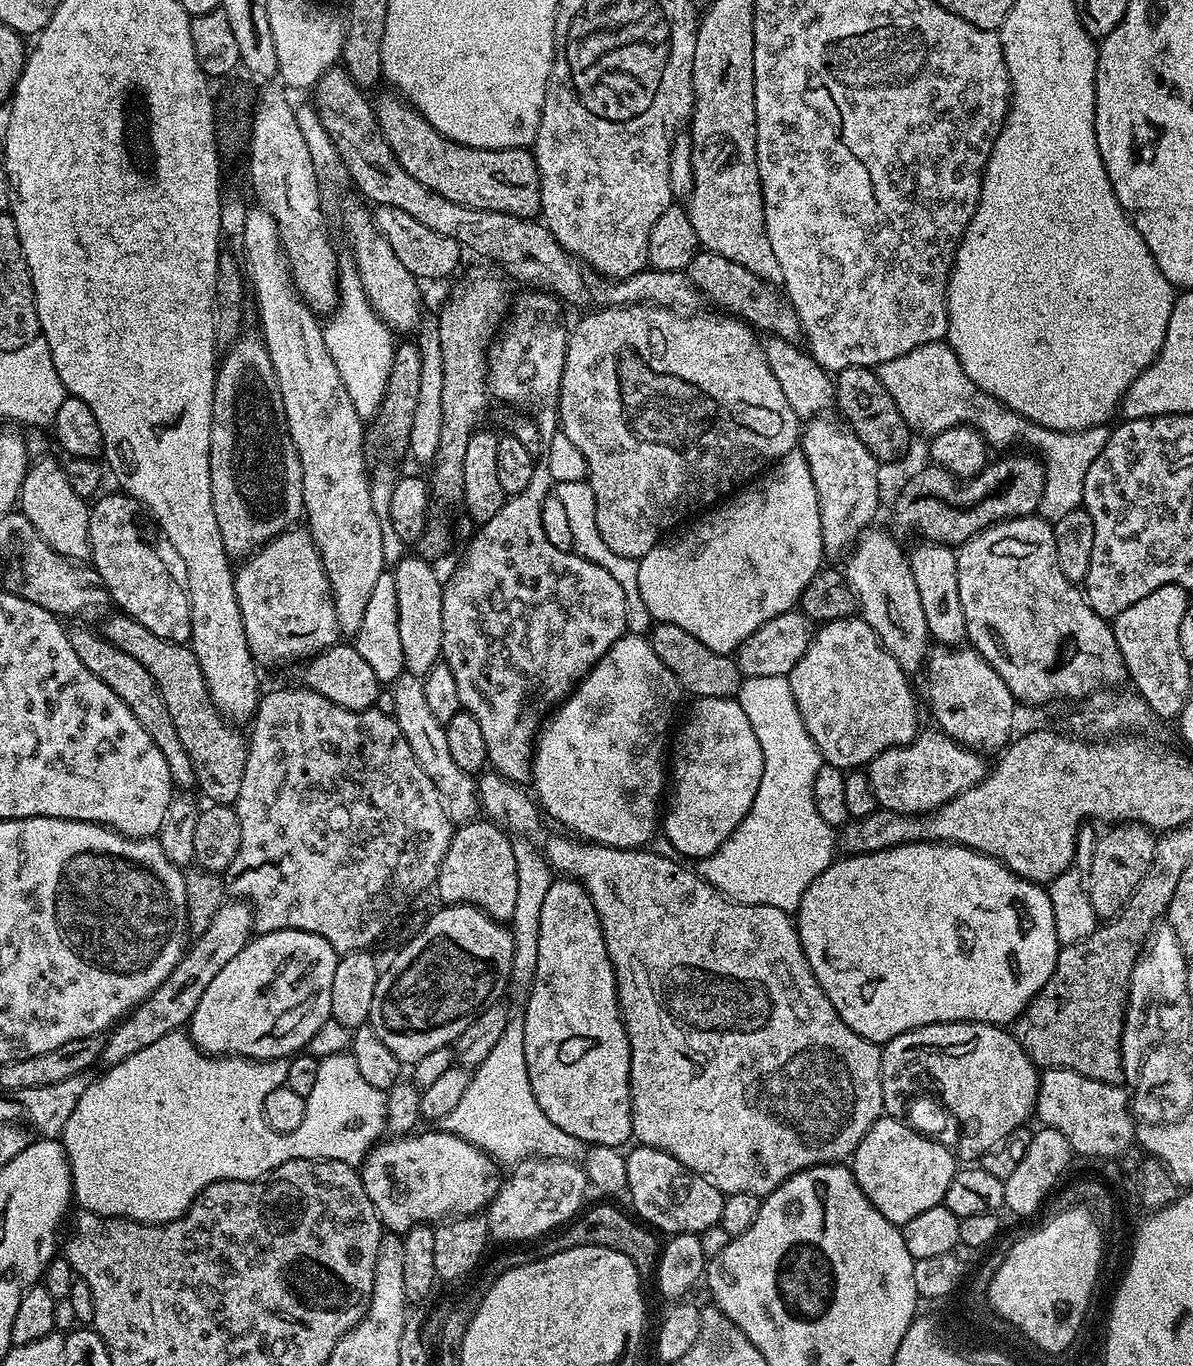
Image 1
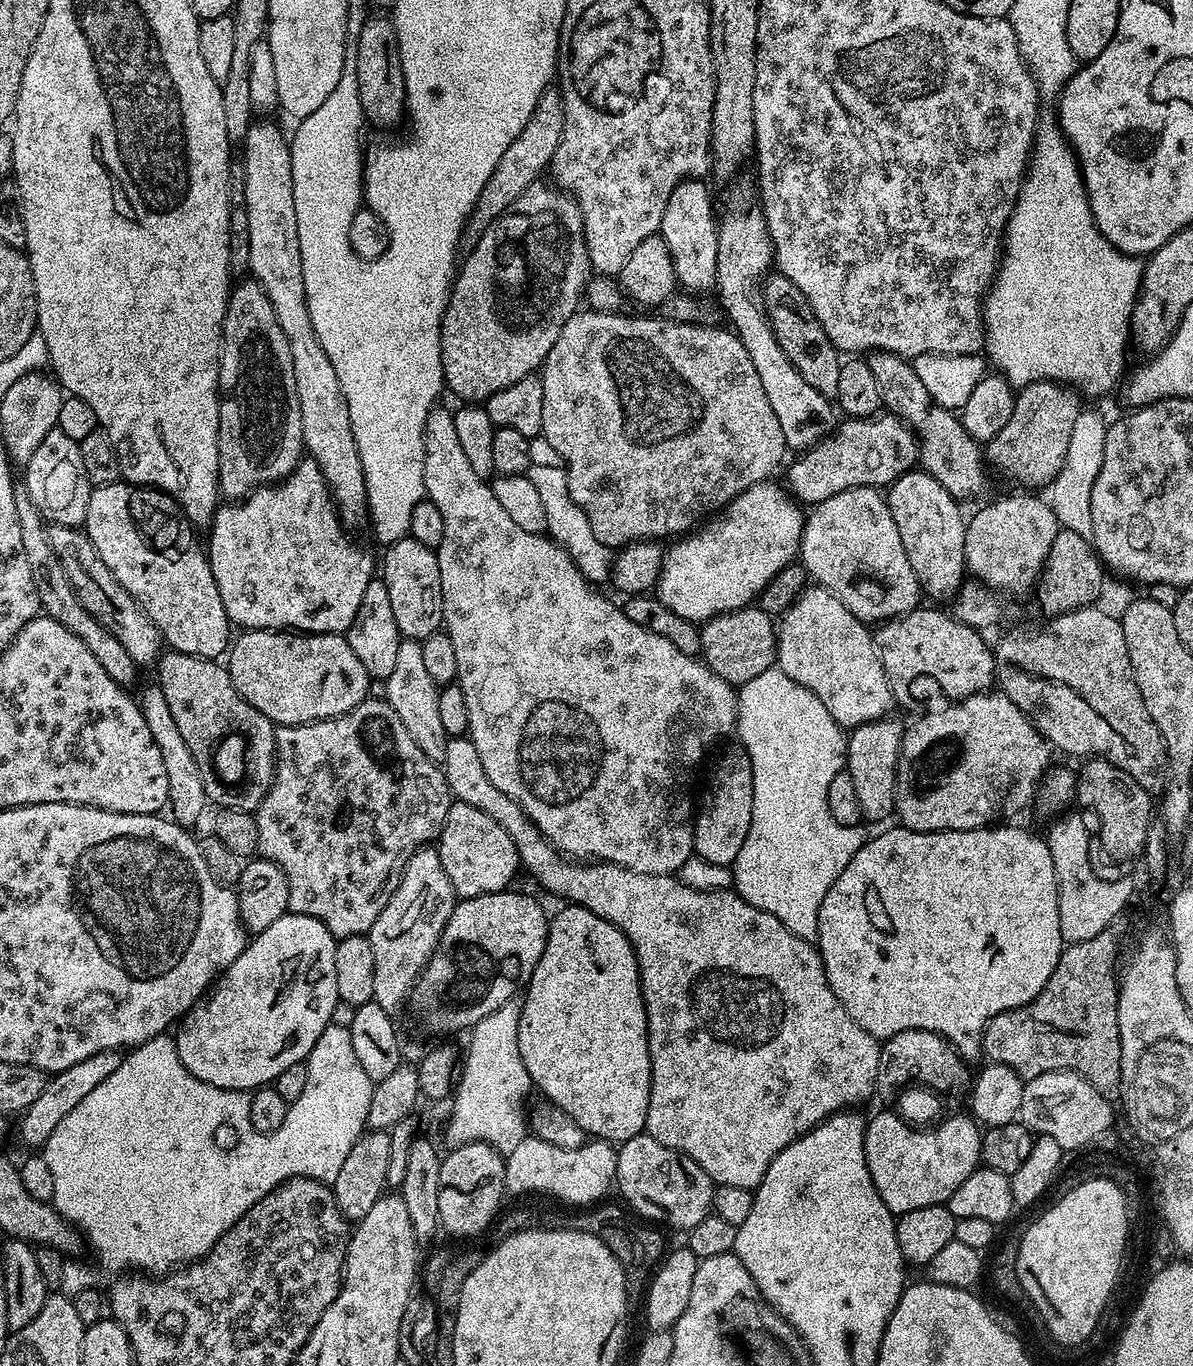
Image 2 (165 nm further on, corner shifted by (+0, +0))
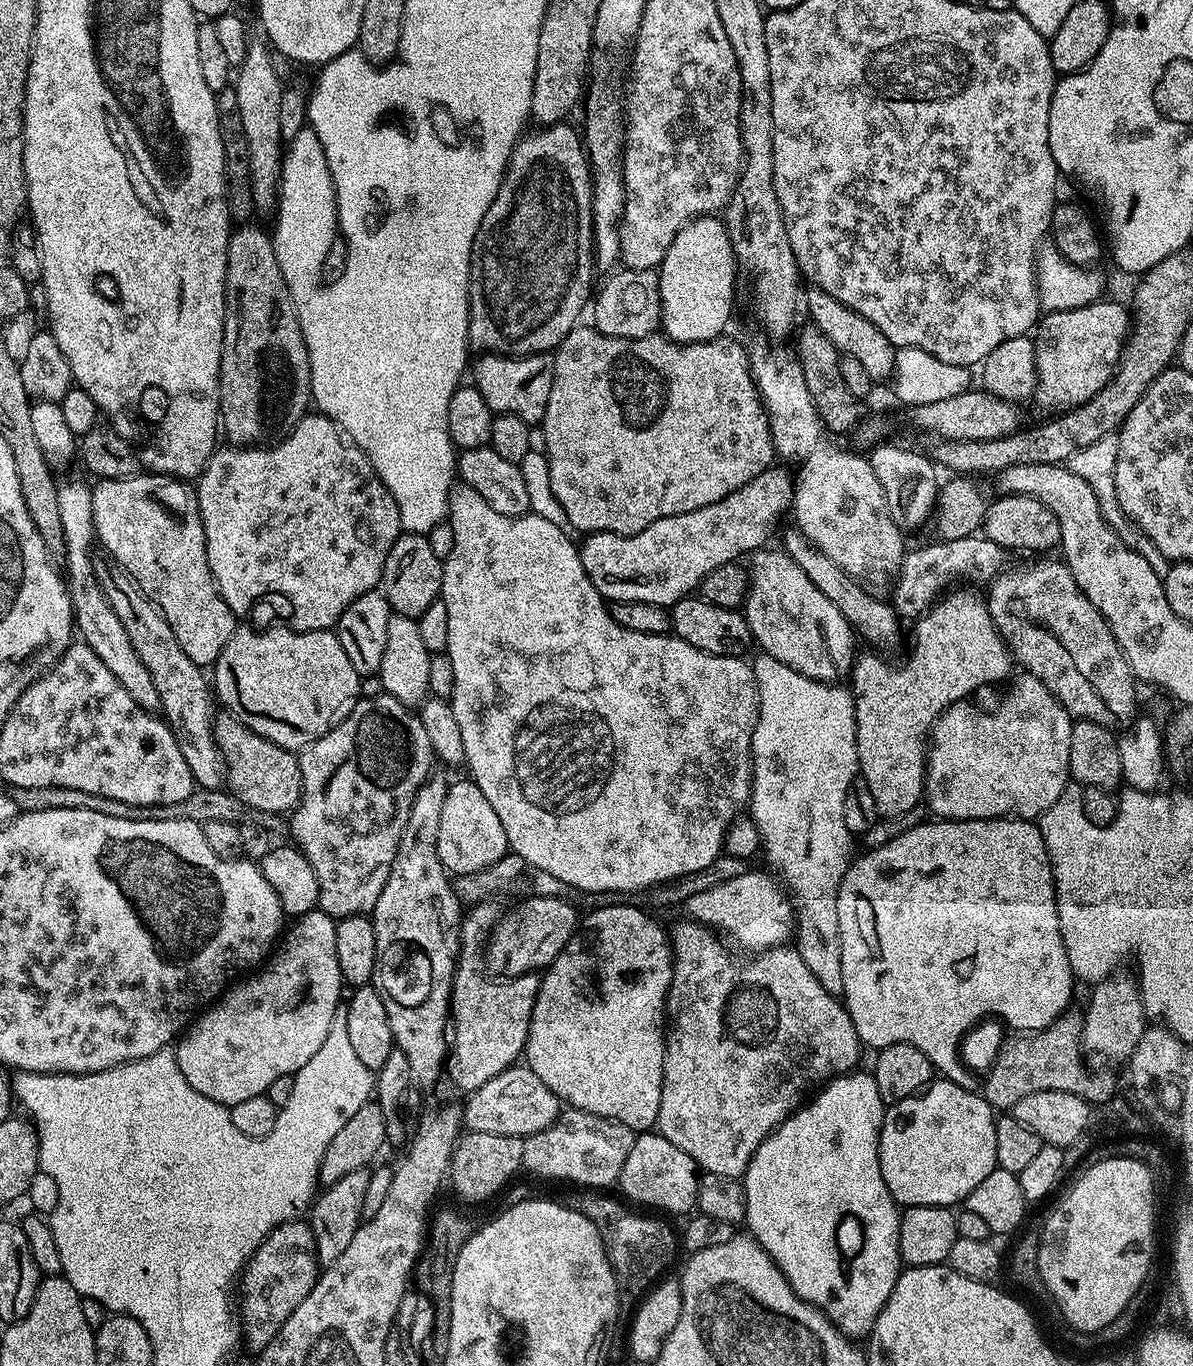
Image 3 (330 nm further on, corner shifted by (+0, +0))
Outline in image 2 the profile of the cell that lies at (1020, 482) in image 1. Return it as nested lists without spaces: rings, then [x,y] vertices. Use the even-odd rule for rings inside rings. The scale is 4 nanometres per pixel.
[[[1039,380],[1016,392],[1014,410],[1010,422],[998,430],[993,440],[987,441],[986,460],[1008,480],[1020,480],[1021,489],[1047,489],[1052,479],[1066,462],[1066,450],[1070,450],[1070,434],[1074,431],[1074,418],[1082,411],[1082,396],[1077,389],[1057,384],[1054,380]]]

